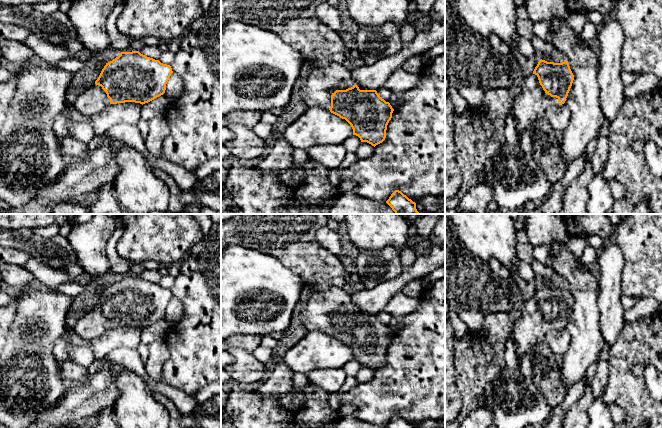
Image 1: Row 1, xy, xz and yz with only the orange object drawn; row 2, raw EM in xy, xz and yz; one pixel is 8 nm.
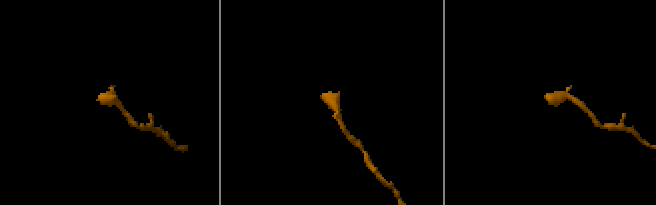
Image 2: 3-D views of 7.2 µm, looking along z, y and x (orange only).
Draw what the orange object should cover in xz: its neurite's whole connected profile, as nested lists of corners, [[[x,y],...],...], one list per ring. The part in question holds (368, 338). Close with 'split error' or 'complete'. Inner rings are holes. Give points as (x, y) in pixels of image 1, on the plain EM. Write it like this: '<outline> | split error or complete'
[[[331,287],[304,296],[297,311],[308,331],[329,333],[345,343],[361,366],[375,371],[385,364],[394,333],[376,314],[360,314],[342,288]]] | split error

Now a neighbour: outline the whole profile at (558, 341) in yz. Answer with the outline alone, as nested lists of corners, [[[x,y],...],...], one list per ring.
[[[565,327],[549,332],[545,338],[545,342],[554,356],[564,356],[570,346],[570,340],[570,334]]]

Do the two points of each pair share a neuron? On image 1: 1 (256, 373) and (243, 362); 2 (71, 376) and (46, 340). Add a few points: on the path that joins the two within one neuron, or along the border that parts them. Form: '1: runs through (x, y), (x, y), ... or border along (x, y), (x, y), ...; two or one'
1: runs through (253, 371), (246, 365); one
2: border along (59, 369), (60, 376), (67, 384); two

